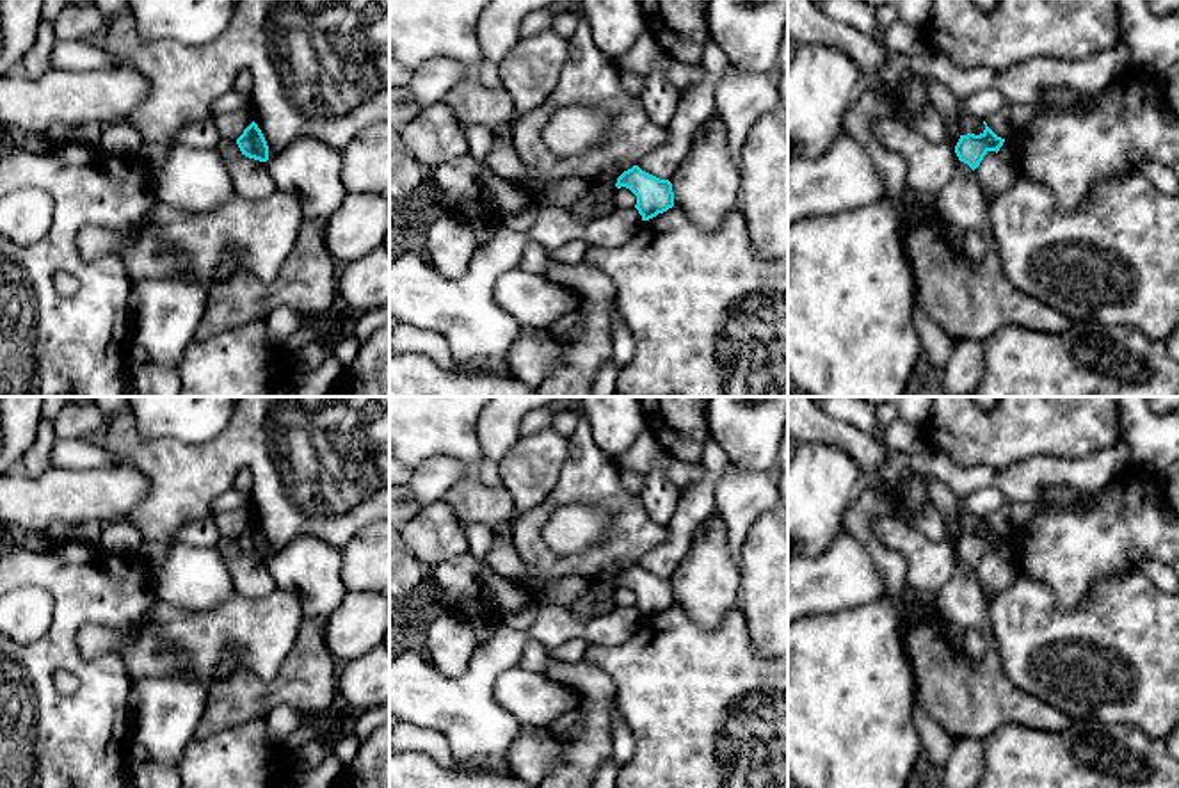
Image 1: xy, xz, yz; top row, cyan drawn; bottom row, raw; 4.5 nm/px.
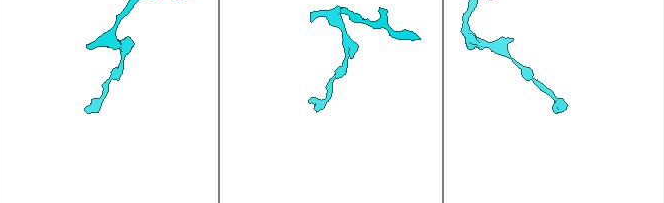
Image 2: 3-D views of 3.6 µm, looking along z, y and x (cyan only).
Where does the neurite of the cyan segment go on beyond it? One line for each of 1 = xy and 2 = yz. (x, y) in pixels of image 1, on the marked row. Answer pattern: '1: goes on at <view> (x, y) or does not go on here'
1: does not go on here
2: does not go on here

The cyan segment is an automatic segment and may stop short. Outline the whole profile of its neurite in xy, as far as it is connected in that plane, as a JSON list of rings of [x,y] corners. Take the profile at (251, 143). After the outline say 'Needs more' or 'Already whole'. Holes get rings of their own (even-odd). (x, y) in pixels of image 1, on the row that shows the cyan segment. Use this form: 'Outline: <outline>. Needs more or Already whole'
Outline: [[[254,121],[237,139],[237,144],[242,151],[242,155],[254,158],[254,160],[260,160],[260,162],[269,160],[267,141],[265,141],[261,130],[258,128],[258,125]]]. Already whole

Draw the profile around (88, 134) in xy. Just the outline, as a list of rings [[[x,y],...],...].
[[[85,123],[80,128],[76,128],[75,141],[85,146],[98,148],[100,137],[101,137],[103,125],[100,123]]]

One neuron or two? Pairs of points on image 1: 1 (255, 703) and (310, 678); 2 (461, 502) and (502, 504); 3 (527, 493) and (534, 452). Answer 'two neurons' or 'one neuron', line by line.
1: one neuron
2: one neuron
3: one neuron

